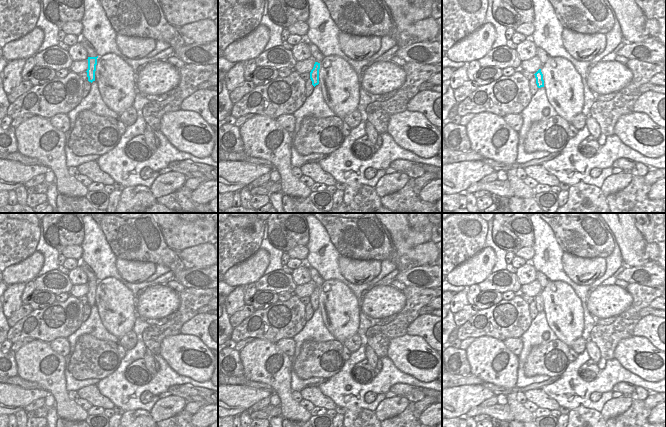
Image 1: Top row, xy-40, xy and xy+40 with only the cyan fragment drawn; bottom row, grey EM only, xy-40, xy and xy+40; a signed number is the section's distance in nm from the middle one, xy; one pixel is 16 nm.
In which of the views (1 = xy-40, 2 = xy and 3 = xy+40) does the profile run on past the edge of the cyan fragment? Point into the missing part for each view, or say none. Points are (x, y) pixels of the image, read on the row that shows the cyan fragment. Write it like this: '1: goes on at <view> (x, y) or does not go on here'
1: does not go on here
2: does not go on here
3: does not go on here

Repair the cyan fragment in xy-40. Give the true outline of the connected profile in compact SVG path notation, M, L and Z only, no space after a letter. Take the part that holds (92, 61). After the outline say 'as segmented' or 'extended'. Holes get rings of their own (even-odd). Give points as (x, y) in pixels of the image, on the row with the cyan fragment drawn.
M88 57L88 69L87 69L87 77L89 82L95 81L95 71L97 65L97 57Z; as segmented

